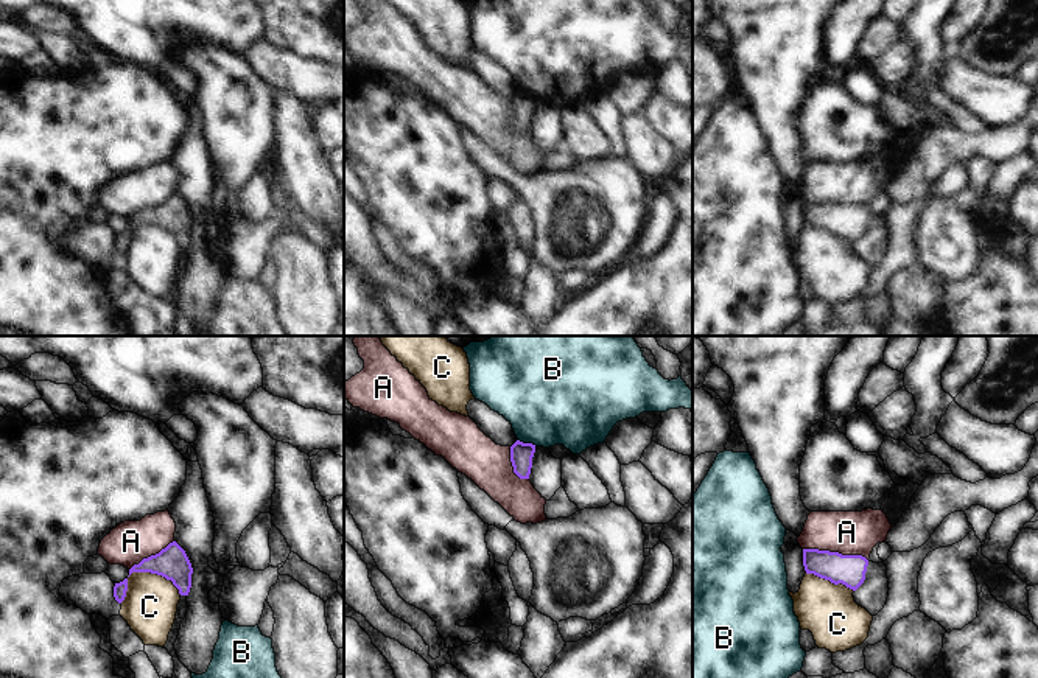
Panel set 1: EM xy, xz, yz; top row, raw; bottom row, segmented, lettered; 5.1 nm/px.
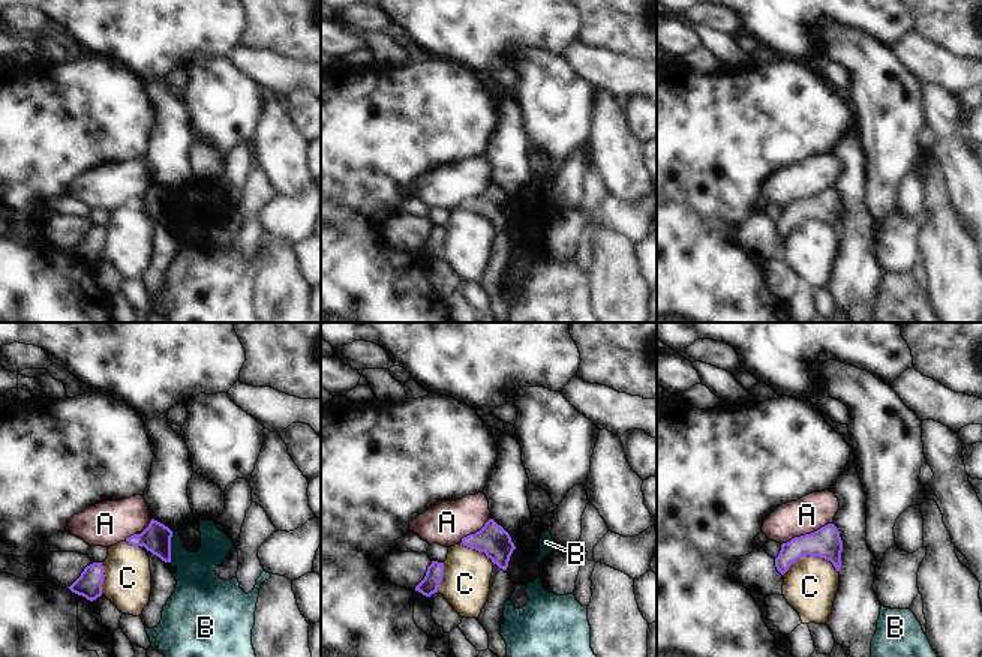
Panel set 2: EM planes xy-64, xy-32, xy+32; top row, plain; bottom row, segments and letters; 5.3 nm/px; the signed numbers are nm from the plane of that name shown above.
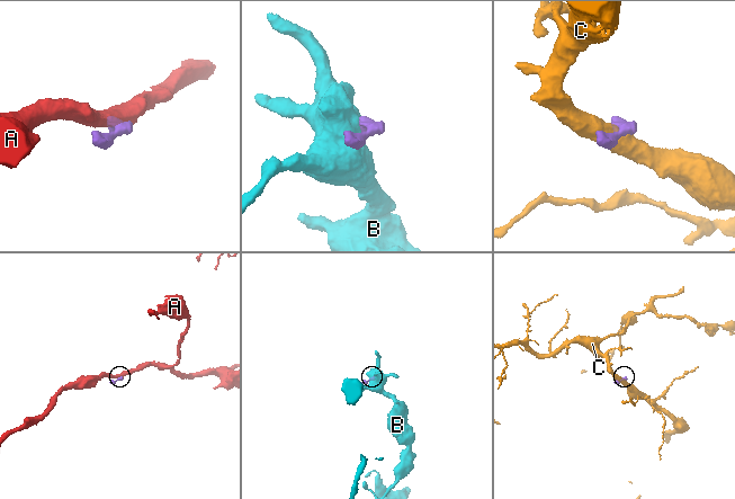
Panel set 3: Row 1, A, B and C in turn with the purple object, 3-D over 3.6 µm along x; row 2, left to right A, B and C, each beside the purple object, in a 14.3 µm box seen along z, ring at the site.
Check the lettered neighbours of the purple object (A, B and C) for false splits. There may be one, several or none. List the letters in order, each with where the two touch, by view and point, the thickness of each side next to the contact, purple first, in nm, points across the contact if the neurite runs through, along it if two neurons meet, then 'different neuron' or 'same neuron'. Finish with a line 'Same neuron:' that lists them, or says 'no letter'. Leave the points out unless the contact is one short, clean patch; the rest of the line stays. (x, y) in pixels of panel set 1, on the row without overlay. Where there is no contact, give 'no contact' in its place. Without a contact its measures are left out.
A: meets purple in yz at (836, 204); 160 nm thick on the purple side, 220 nm on the other; border along yz (803, 199), (861, 206), (867, 212); different neuron
B: meets purple in xz at (528, 95); 120 nm thick on the purple side, 460 nm on the other; border along xz (518, 90), (536, 97); different neuron
C: meets purple in xy at (143, 223); 160 nm thick on the purple side, 280 nm on the other; different neuron
Same neuron: no letter

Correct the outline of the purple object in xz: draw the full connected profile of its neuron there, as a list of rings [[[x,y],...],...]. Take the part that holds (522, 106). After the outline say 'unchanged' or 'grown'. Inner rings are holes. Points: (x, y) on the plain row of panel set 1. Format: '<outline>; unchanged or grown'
[[[517,92],[510,98],[510,114],[514,118],[514,124],[520,131],[529,131],[534,104],[535,104],[535,96],[532,95],[523,95]]]; unchanged

